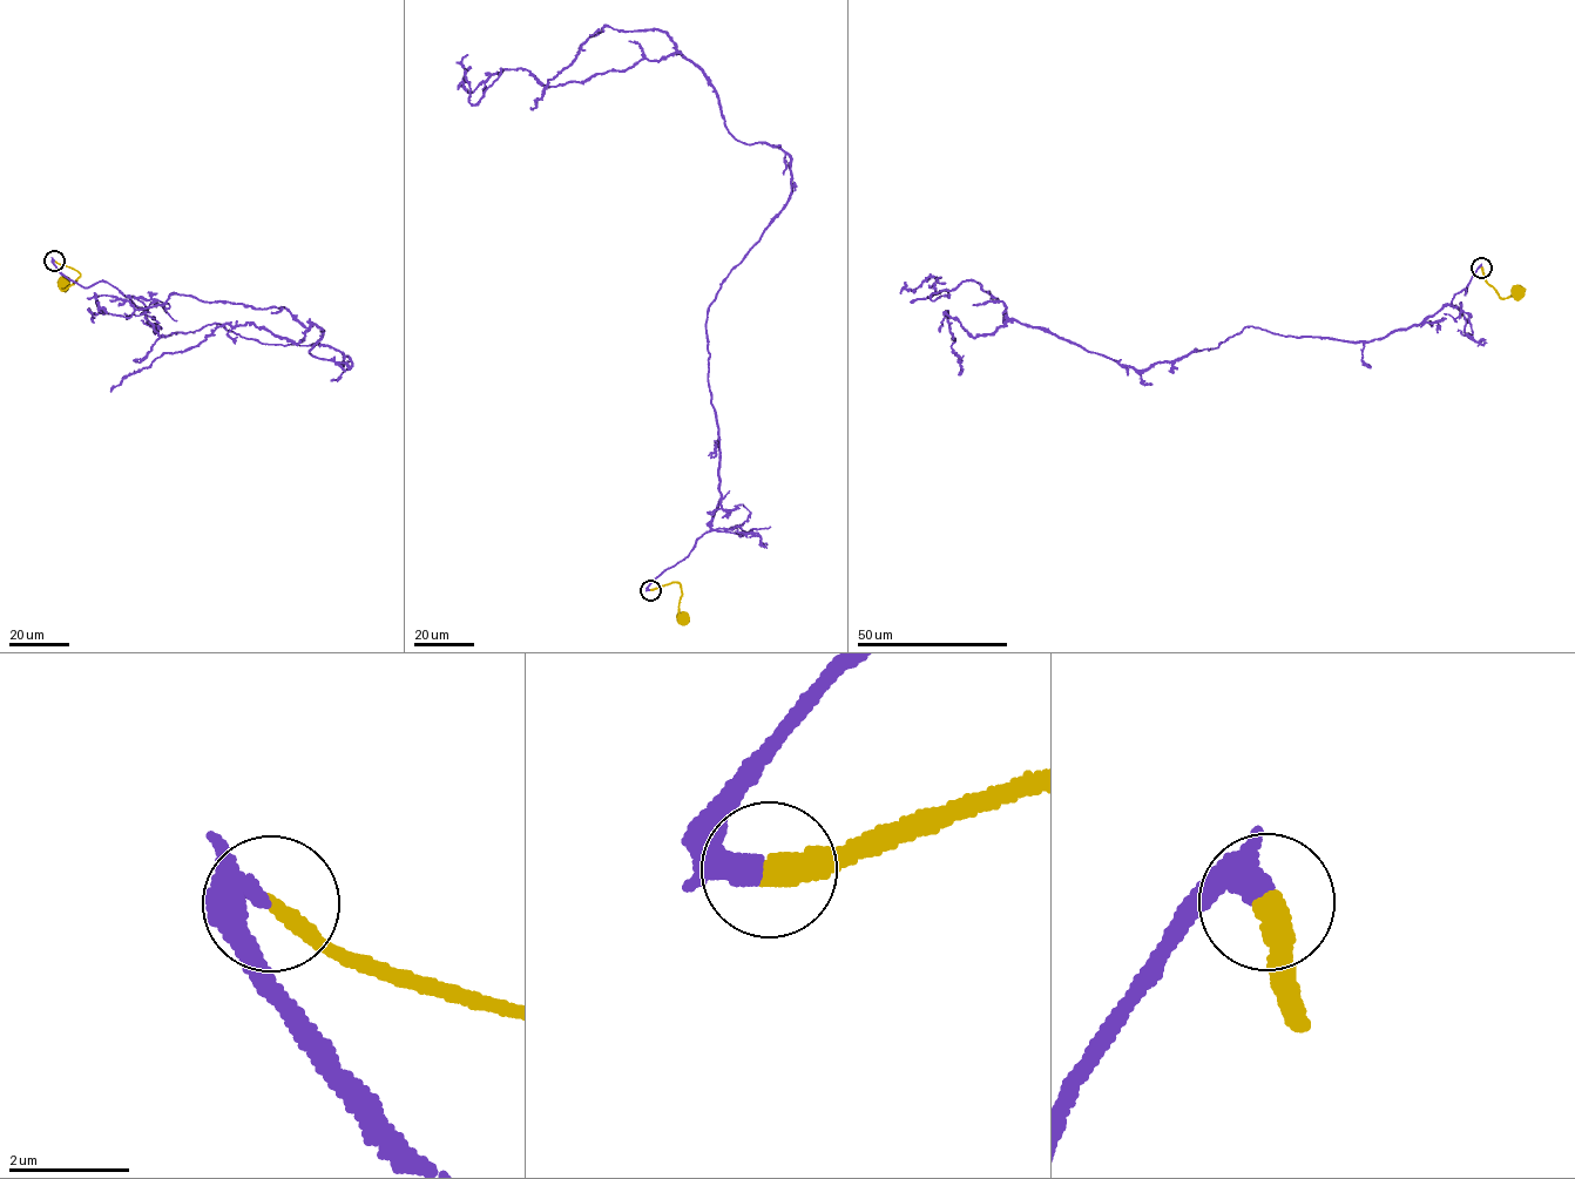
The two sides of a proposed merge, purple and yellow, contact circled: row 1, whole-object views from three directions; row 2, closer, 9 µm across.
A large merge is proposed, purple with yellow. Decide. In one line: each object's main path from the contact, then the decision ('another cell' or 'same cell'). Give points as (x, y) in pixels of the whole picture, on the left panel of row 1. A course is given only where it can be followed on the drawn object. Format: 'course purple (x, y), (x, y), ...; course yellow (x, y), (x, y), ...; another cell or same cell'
course purple (54, 261), (159, 334), (217, 324), (352, 361), (313, 357), (323, 333), (285, 307), (175, 293), (94, 323); course yellow (54, 261), (80, 275), (60, 290), (60, 280), (63, 282); same cell

